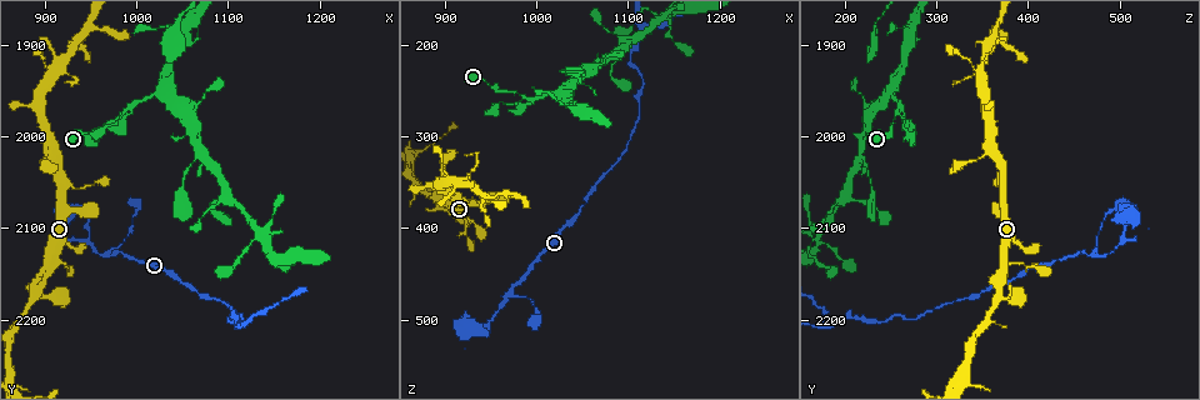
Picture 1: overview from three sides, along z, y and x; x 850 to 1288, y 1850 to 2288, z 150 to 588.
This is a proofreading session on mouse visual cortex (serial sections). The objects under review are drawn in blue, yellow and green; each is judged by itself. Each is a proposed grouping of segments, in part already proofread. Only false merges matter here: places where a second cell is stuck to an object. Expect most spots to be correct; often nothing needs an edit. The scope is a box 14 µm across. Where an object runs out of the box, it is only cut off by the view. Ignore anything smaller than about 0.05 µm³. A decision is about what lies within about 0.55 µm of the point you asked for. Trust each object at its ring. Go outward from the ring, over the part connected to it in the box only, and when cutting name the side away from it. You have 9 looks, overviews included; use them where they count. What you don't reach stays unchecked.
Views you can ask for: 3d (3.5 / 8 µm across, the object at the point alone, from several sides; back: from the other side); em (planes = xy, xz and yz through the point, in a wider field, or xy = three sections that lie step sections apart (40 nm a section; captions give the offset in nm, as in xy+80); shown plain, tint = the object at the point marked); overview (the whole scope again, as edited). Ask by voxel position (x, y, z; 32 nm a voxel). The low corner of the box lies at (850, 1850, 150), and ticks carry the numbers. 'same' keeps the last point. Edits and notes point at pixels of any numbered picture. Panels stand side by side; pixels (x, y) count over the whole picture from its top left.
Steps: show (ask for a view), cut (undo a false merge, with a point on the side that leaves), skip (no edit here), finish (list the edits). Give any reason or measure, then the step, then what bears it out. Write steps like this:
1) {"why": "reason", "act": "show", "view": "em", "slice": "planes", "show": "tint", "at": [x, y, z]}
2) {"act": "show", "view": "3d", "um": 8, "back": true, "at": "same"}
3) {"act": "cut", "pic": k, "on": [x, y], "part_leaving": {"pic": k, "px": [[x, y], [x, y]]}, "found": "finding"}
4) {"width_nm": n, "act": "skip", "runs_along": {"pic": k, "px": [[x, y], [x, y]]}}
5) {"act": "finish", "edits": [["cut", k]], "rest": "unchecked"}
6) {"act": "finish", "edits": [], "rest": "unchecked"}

{"why": "a narrow waist", "act": "show", "view": "3d", "um": 3.5, "at": [990, 1970, 260]}

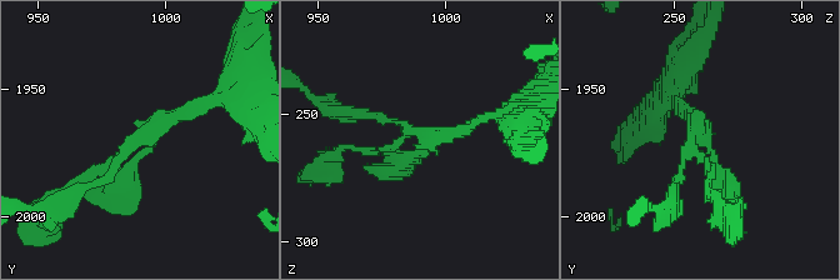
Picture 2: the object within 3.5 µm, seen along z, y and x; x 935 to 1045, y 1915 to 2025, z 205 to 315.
{"arms": 4, "arm_widths_nm": [100, 150, 200, 250], "why": "now the EM", "act": "show", "view": "em", "slice": "xy", "step": 1, "show": "tint", "at": [986, 1973, 257]}

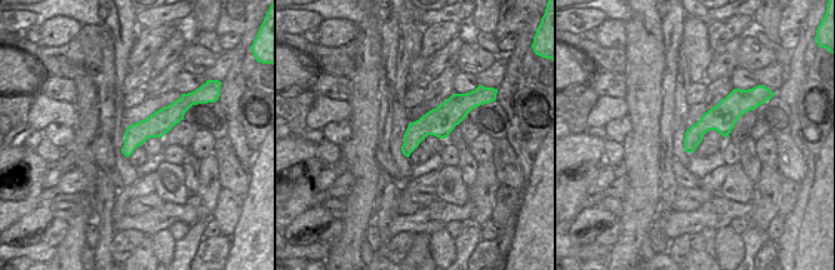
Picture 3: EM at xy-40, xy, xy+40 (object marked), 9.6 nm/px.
{"act": "skip", "runs_along": {"pic": 2, "px": [[68, 199], [159, 123], [198, 110]]}, "found": "one cell here"}

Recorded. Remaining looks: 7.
{"why": "three-way junction", "act": "show", "view": "3d", "um": 8, "at": [1070, 2020, 220]}

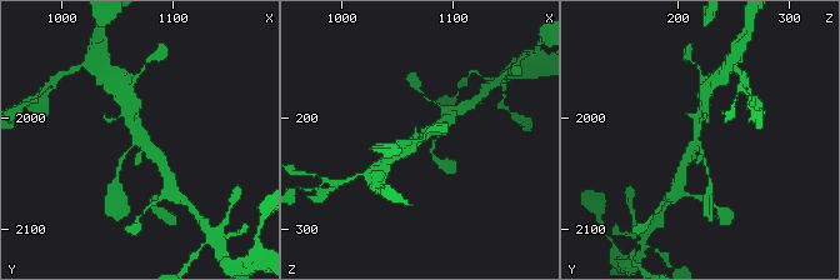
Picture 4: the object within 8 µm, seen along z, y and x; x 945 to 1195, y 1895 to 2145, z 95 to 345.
{"why": "now the EM", "act": "show", "view": "em", "slice": "xy", "step": 1, "show": "tint", "at": [1070, 2018, 216]}

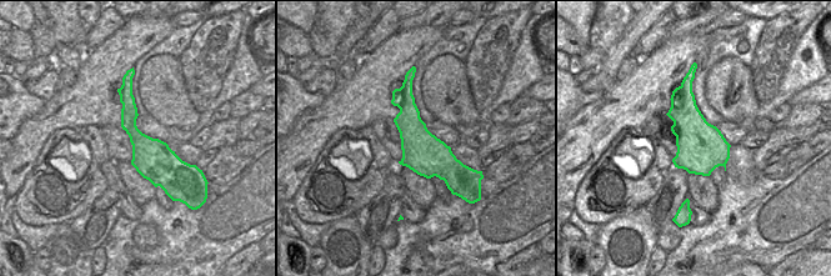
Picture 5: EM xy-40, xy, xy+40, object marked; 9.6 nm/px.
{"width_nm": 400, "act": "skip", "runs_along": {"pic": 5, "px": [[129, 86], [129, 126], [165, 185]]}, "found": "one cell here"}

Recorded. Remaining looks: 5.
{"why": "abrupt turn", "act": "show", "view": "3d", "um": 3.5, "at": [1115, 2210, 180]}

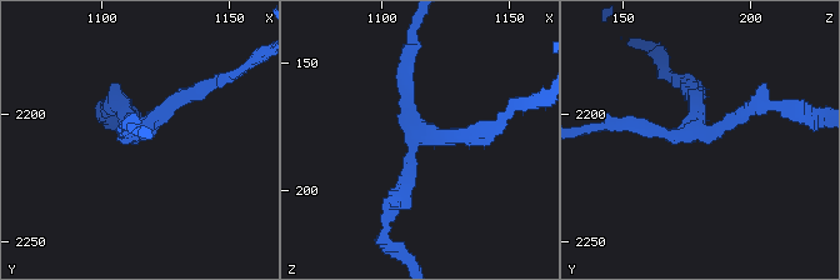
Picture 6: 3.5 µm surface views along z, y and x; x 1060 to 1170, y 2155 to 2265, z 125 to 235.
{"why": "now the EM", "act": "show", "view": "em", "slice": "xy", "step": 5, "show": "tint", "at": [1114, 2208, 180]}

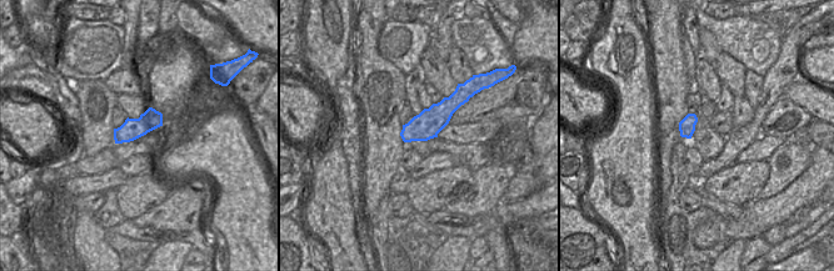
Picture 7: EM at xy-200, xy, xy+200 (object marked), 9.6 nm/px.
{"arms": 3, "arm_widths_nm": [150, 200, 200], "act": "skip", "runs_along": {"pic": 6, "px": [[391, 209], [411, 144], [480, 131]]}, "found": "continuous, no second cell"}

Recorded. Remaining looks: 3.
{"why": "sharp bend", "act": "show", "view": "3d", "um": 3.5, "at": [975, 2130, 470]}

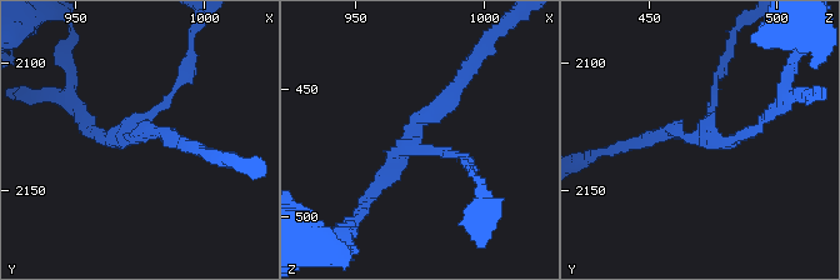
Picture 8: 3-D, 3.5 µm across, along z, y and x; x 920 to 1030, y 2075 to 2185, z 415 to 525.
{"act": "show", "view": "em", "slice": "xy", "step": 5, "show": "plain", "at": [971, 2129, 470]}

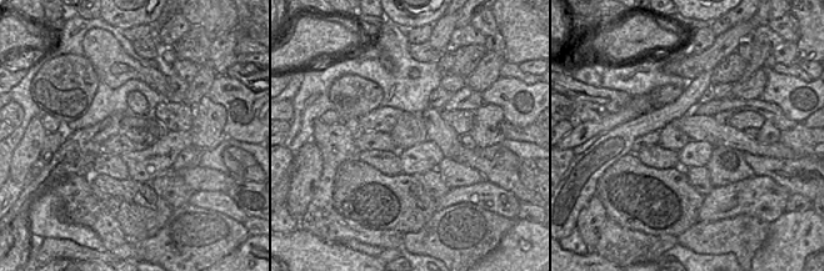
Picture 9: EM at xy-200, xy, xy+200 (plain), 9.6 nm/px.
{"why": "with the object marked", "act": "show", "view": "em", "slice": "xy", "step": 5, "show": "tint", "at": "same"}

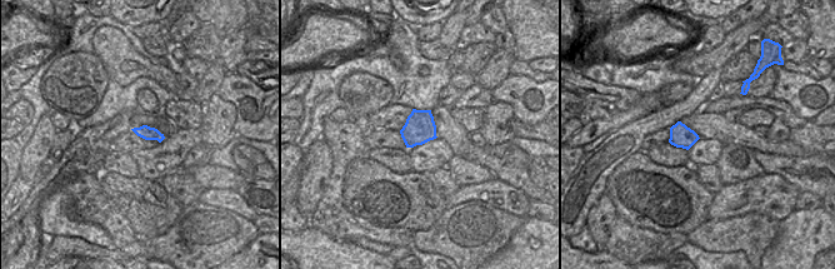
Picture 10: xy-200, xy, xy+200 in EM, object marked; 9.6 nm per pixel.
{"width_nm": 300, "act": "skip", "runs_along": {"pic": 8, "px": [[459, 84], [366, 201]]}, "found": "all the same cell"}

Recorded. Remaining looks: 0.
{"act": "finish", "edits": [], "rest": "unchecked"}

